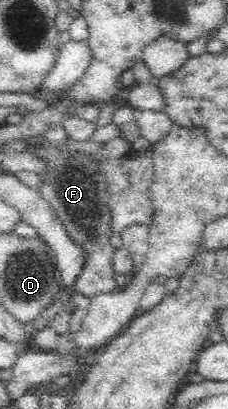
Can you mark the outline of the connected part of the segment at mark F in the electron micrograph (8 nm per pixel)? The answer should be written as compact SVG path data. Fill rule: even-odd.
M44 138L29 140L26 151L35 160L44 163L42 172L37 174L41 185L36 192L47 202L53 216L63 225L64 232L72 243L78 245L82 251L84 262L76 277L74 291L89 298L118 291L112 268L115 249L109 242L112 237L109 182L107 176L101 172L99 160L93 153L57 149L55 145L51 145L51 141Z

